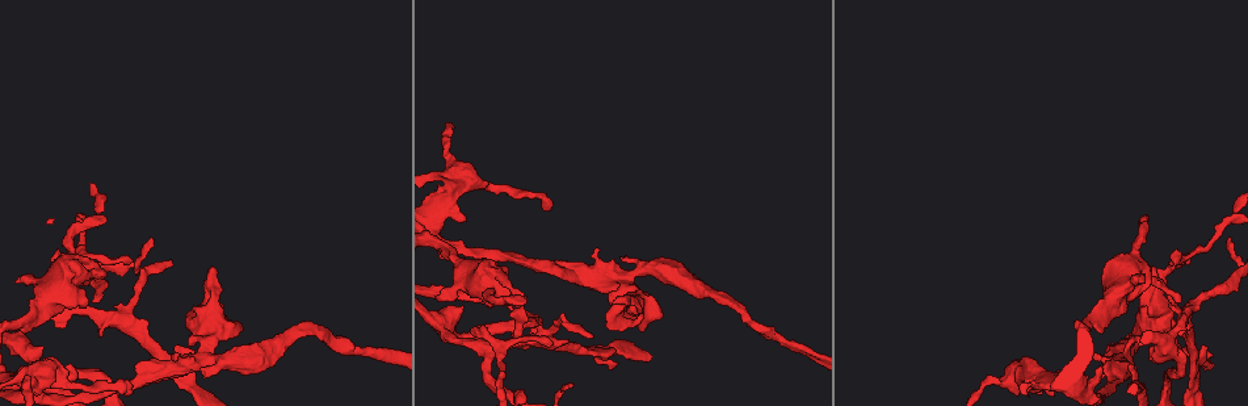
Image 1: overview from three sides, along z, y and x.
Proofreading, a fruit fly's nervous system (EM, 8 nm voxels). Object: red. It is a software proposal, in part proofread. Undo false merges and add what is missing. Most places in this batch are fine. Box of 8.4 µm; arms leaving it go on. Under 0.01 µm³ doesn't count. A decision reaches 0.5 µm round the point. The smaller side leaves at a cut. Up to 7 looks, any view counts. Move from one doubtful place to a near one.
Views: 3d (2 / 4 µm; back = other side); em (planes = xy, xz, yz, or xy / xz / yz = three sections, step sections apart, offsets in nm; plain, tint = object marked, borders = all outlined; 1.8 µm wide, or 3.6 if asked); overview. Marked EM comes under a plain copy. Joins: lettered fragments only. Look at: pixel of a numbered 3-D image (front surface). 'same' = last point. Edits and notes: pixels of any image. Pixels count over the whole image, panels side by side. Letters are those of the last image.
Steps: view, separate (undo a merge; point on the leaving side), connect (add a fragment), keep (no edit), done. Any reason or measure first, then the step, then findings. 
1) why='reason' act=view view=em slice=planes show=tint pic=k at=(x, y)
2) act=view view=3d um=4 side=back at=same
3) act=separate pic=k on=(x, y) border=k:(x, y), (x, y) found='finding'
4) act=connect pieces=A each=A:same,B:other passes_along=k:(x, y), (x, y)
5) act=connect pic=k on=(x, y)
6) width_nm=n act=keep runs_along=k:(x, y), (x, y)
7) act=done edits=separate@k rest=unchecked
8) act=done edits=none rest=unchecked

why='sharp bend' act=view view=em slice=planes show=borders pic=1 at=(73, 280)

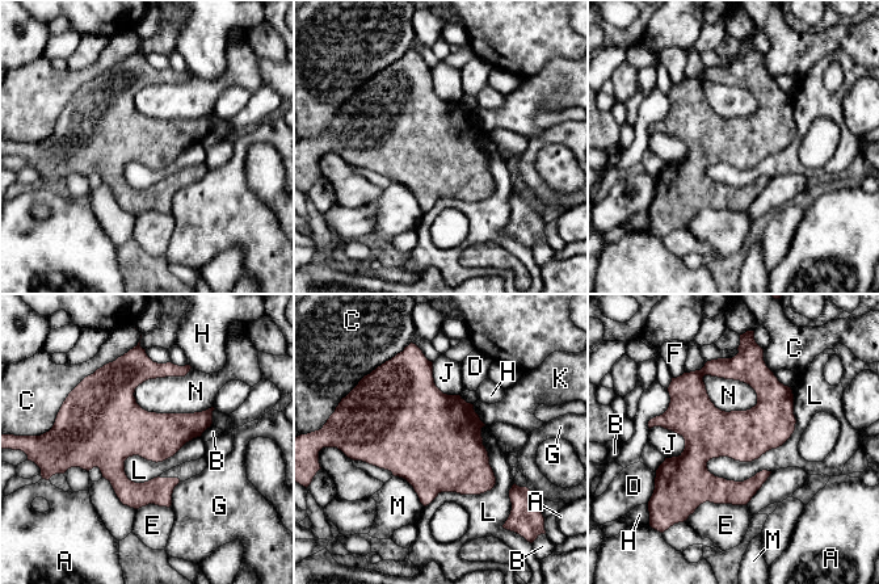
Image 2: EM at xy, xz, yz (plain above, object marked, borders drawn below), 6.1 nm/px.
act=keep each=A:other,B:other,C:other,D:other,E:other,F:other,G:other,H:other,J:other,K:other,L:other,M:other,N:other runs_along=2:(728, 362), (695, 379), (690, 505) found='all the same neuron'

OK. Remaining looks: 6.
why='looks like a crossing' act=view view=em slice=planes show=tint pic=1 at=(458, 185)

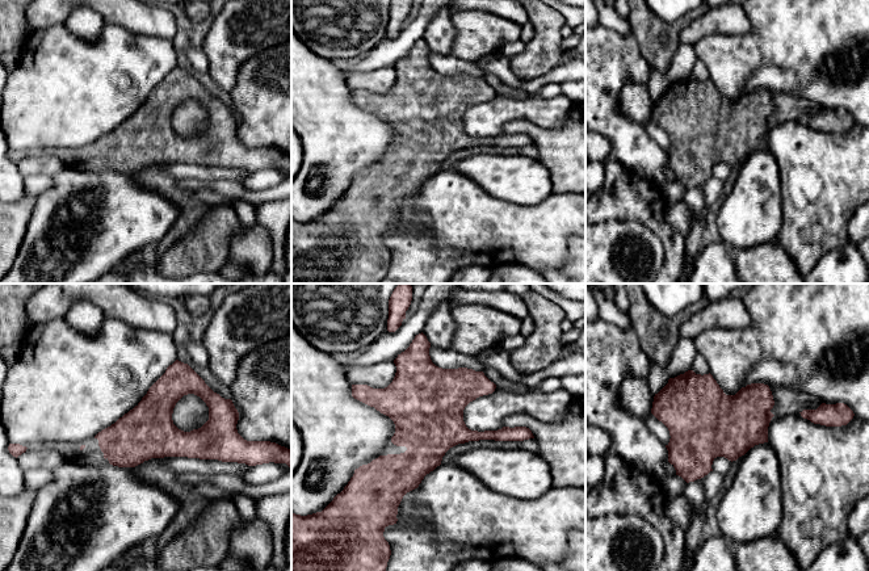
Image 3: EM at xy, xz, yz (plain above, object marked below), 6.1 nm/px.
act=view view=em slice=planes show=borders at=same

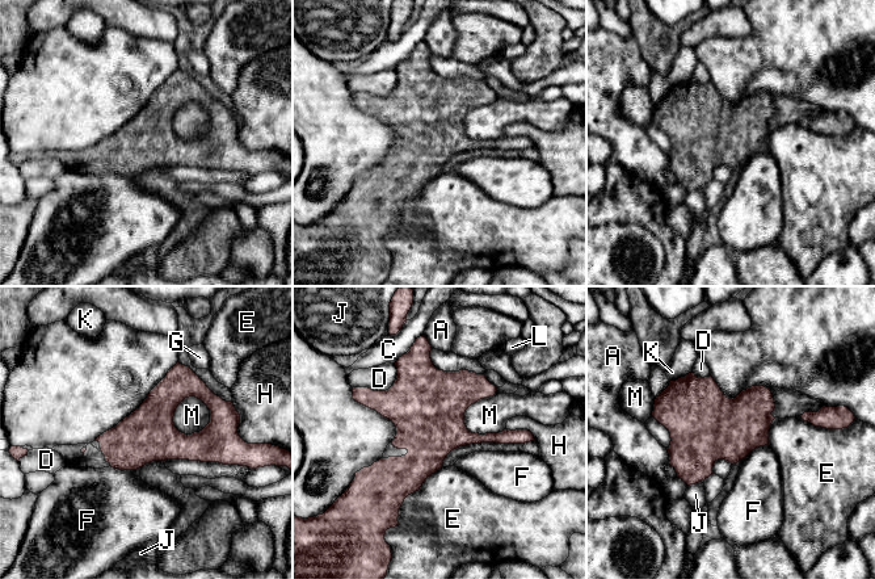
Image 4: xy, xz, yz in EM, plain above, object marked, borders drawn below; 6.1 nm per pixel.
act=keep each=A:other,C:other,D:other,E:other,F:other,G:other,H:other,J:other,K:other,L:other,M:other border=4:(768, 444), (756, 447), (744, 458) found='one neuron here'

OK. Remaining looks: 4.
why='free end' act=view view=3d um=4 pic=1 at=(1206, 359)

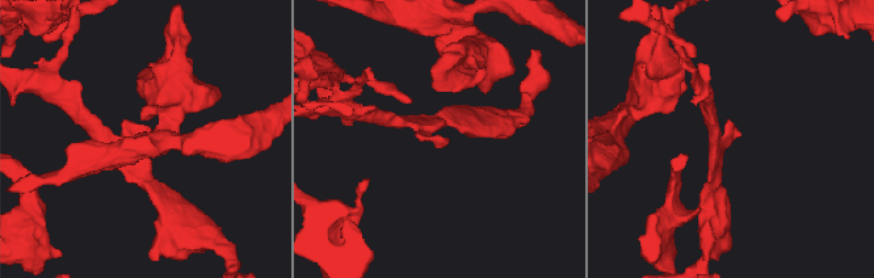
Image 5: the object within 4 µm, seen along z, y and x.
act=view view=em slice=xz step=4 show=borders pic=5 at=(731, 138)

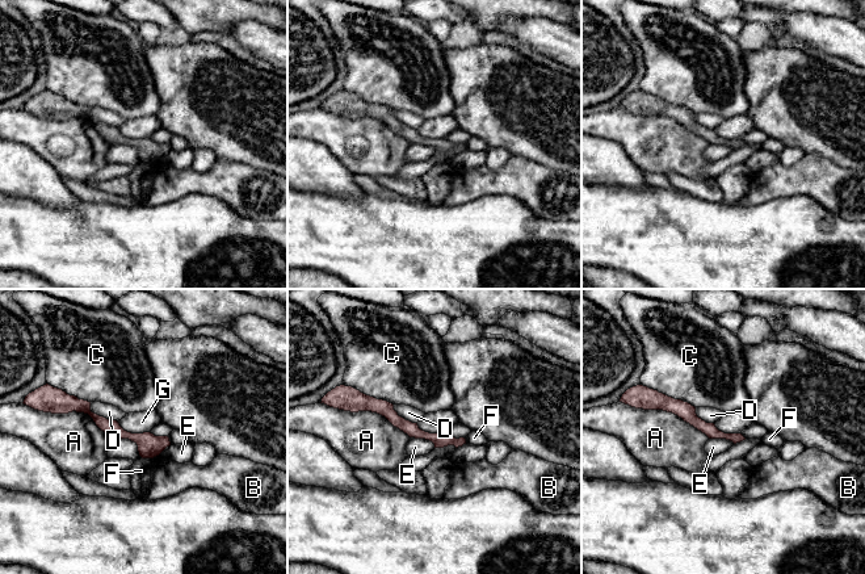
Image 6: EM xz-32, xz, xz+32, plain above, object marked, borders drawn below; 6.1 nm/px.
act=keep each=A:other,B:other,C:other,D:other,E:other,F:other,G:other runs_along=6:(68, 406), (84, 406), (121, 434), (166, 443) found='no lettered fragment goes on from it'

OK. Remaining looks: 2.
act=done edits=none rest=unchecked

